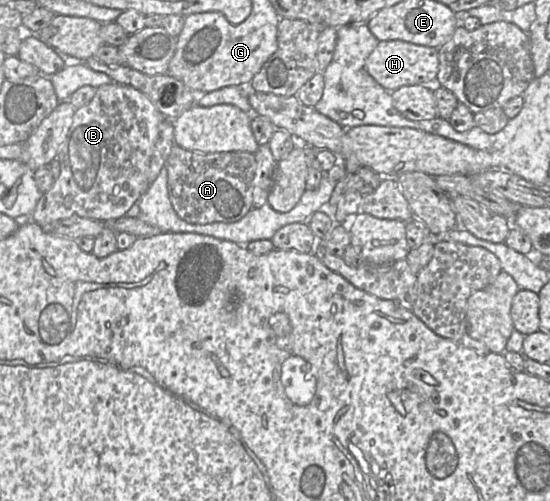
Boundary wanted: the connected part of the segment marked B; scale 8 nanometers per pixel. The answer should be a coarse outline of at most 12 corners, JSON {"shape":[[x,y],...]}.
{"shape":[[111,82],[76,109],[30,219],[125,216],[165,116]]}

